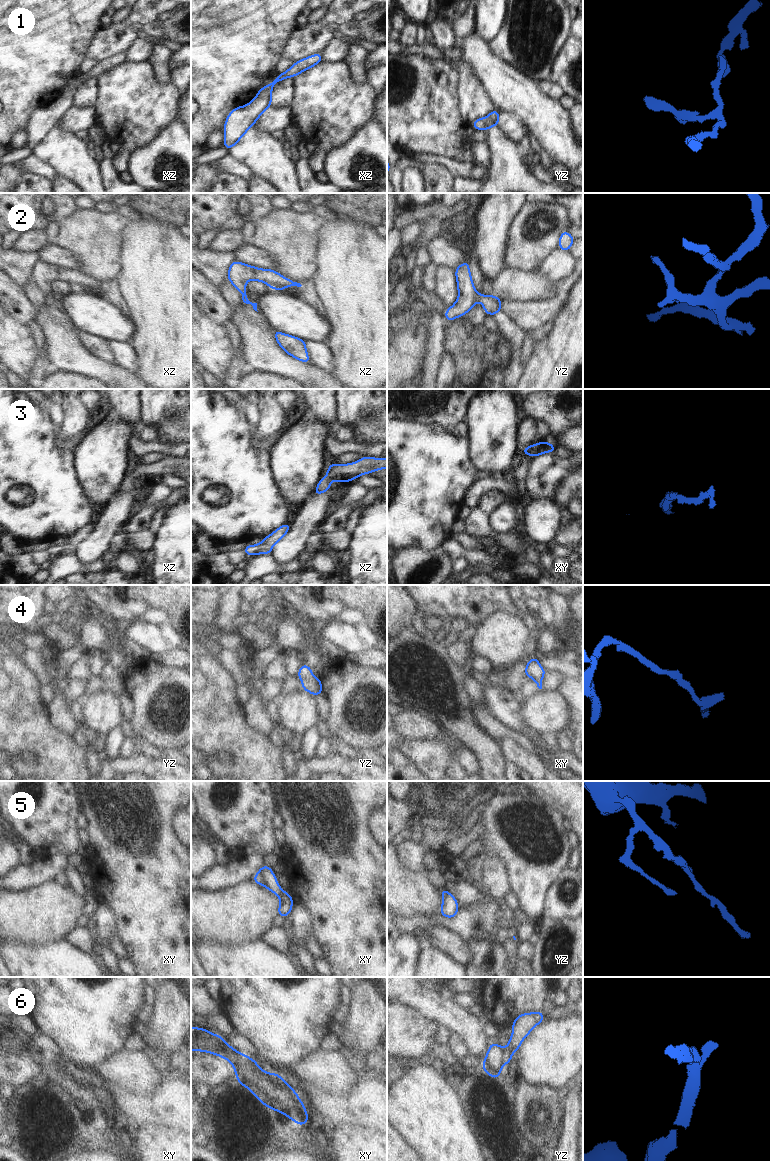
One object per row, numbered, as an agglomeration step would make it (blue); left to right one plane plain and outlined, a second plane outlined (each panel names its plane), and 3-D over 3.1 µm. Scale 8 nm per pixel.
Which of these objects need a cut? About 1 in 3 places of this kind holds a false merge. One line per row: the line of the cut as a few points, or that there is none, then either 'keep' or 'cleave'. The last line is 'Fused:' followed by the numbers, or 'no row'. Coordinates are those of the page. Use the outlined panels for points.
1: no cut | keep
2: no cut | keep
3: no cut | keep
4: no cut | keep
5: no cut | keep
6: xy (234, 1049), (227, 1055), (227, 1059), (230, 1062) | cleave
Fused: 6

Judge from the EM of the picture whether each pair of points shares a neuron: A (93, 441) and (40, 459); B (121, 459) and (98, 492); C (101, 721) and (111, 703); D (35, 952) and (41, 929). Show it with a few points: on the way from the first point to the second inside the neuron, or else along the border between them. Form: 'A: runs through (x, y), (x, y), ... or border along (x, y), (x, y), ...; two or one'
A: border along (74, 451), (75, 470), (78, 474); two
B: runs through (113, 467), (101, 479), (101, 484); one
C: runs through (102, 717), (102, 713), (107, 707); one
D: border along (61, 938), (27, 945), (14, 942); two

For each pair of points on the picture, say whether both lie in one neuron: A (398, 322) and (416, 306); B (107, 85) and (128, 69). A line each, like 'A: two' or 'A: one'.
A: one
B: one

